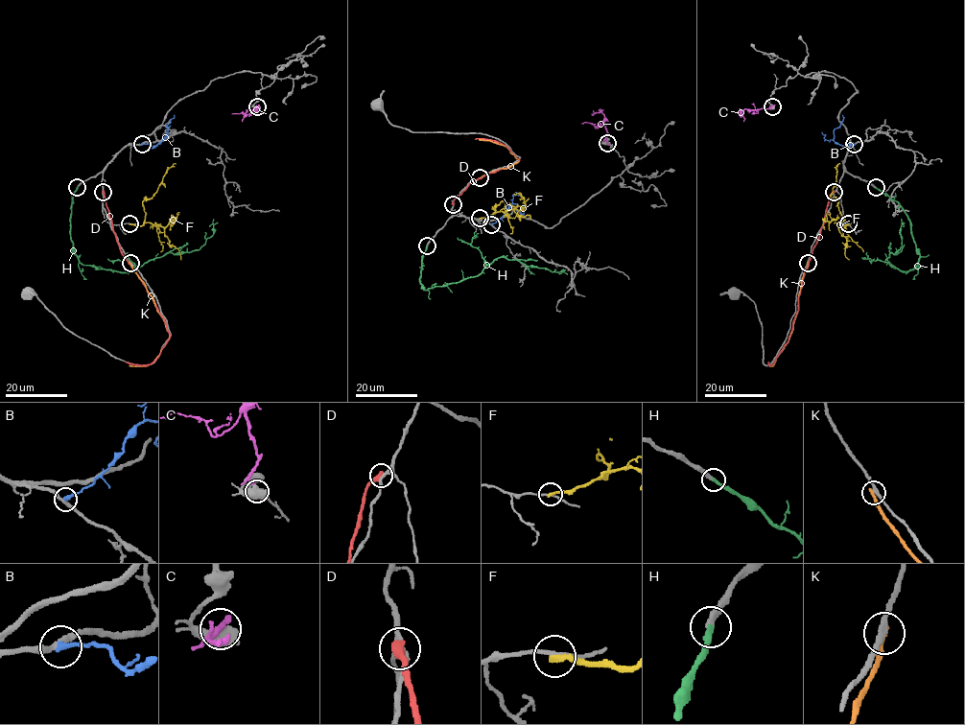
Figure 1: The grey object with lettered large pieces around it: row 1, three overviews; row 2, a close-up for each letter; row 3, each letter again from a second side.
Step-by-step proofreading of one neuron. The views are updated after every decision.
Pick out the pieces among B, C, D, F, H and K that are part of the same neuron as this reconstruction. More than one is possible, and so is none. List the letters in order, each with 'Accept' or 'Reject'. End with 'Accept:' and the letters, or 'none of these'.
B: Reject
C: Reject
D: Reject
F: Reject
H: Accept
K: Reject
Accept: H

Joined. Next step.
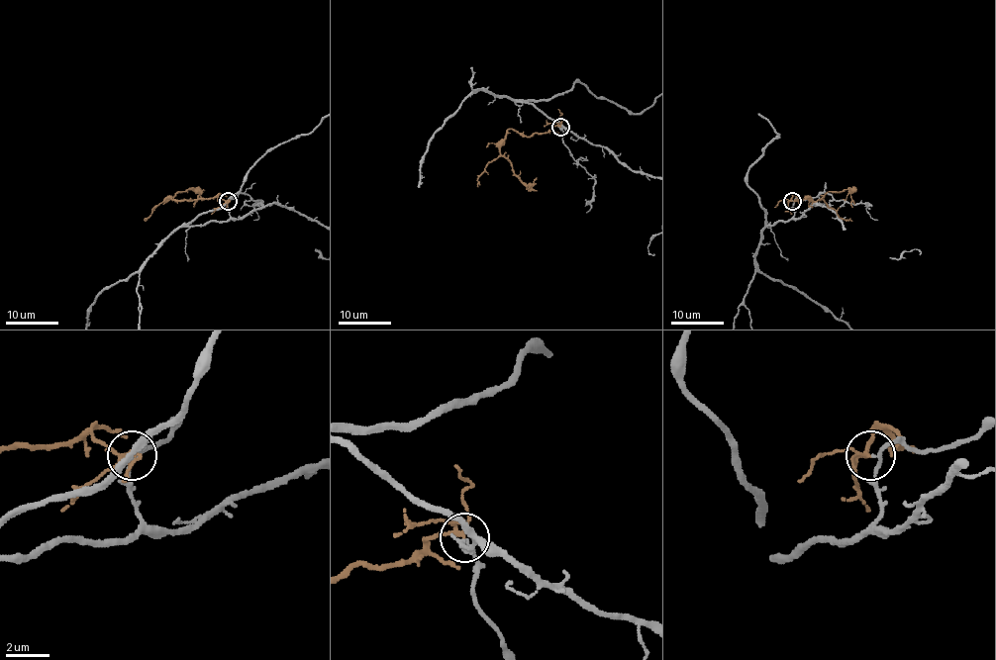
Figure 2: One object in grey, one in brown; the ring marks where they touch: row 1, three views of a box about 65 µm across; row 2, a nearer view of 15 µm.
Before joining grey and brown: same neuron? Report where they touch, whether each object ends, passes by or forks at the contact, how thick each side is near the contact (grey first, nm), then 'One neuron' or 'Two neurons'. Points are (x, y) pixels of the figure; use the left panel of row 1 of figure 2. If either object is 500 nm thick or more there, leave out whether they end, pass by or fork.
Place: (228, 201). At the ring grey passes by. At the ring brown forks. Thickness 130 nm (grey) against 150 nm. Two neurons

